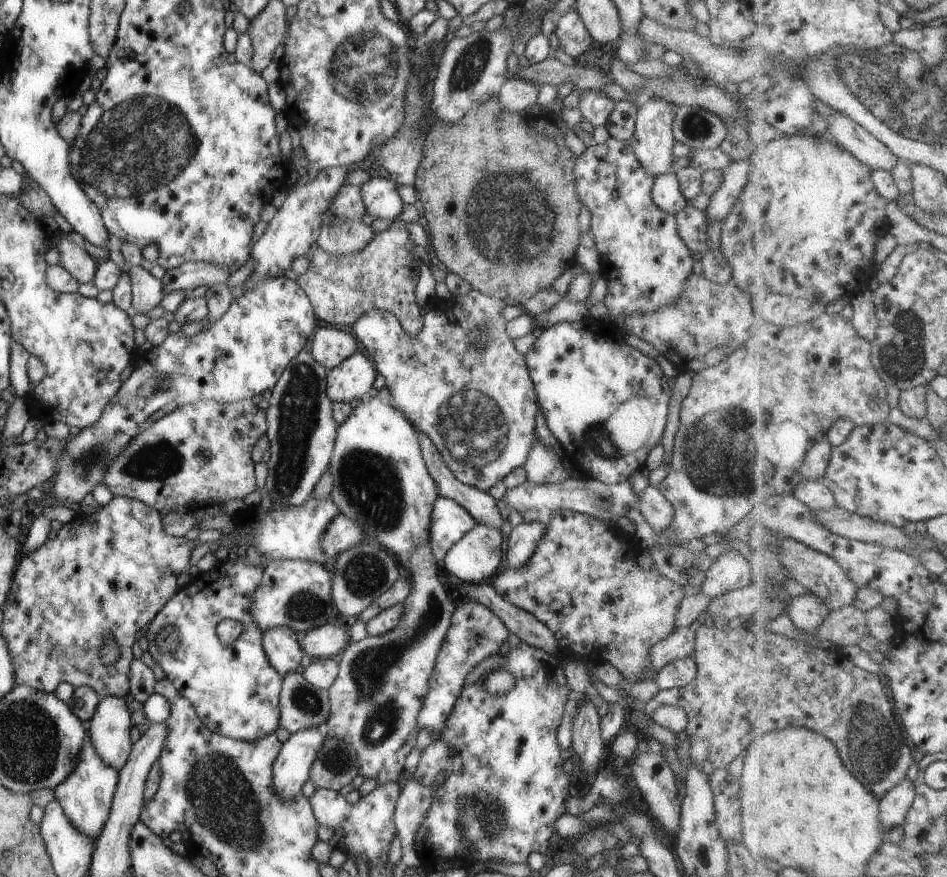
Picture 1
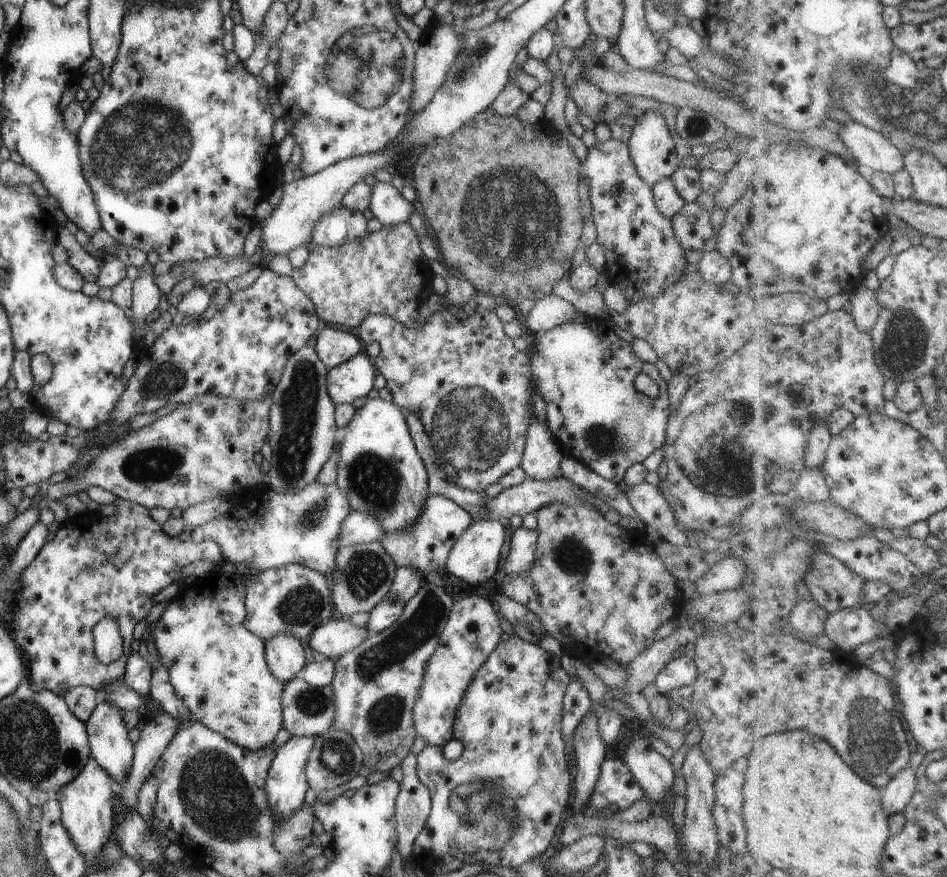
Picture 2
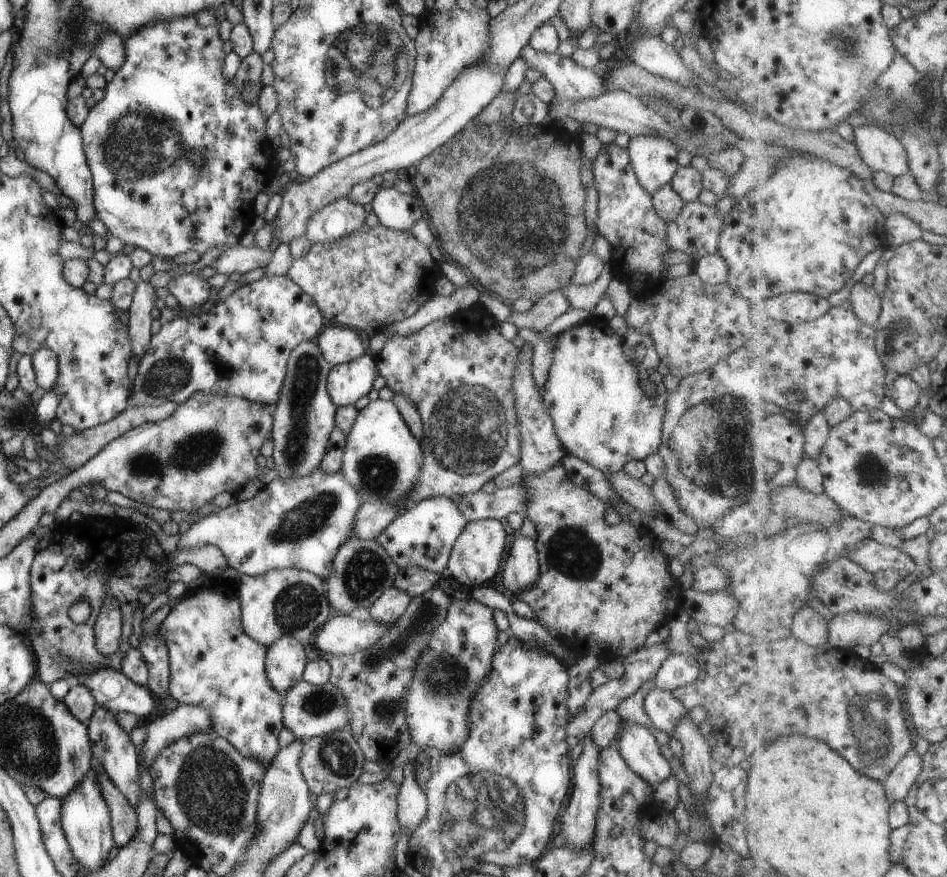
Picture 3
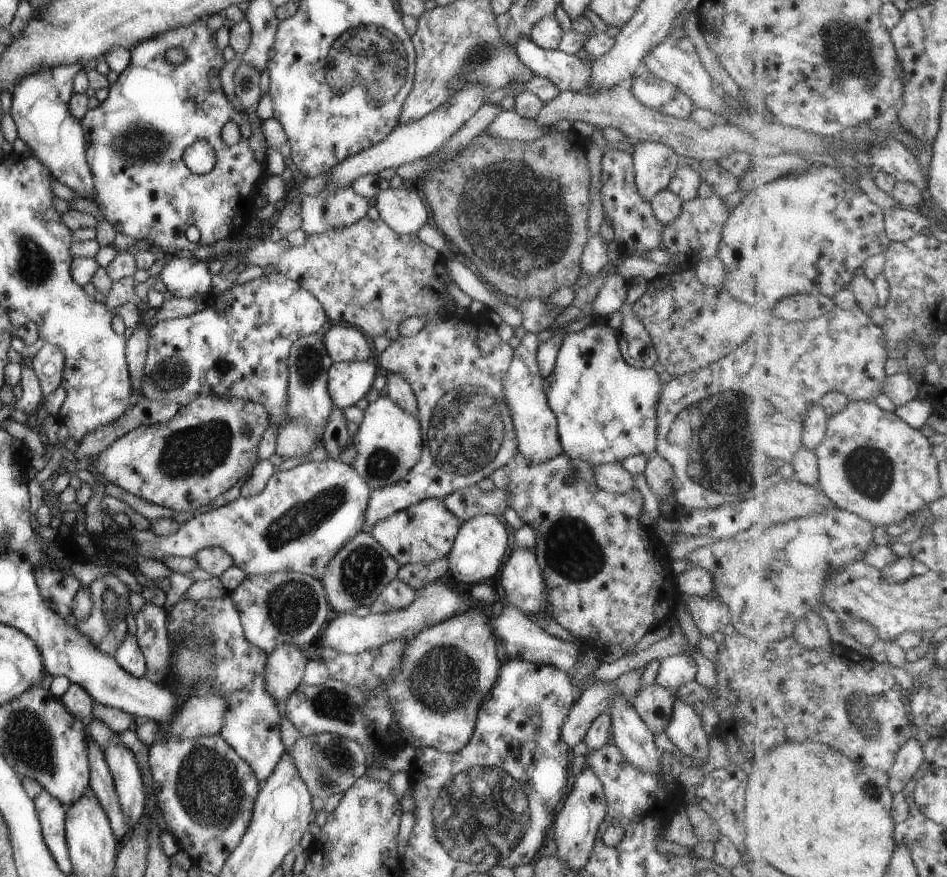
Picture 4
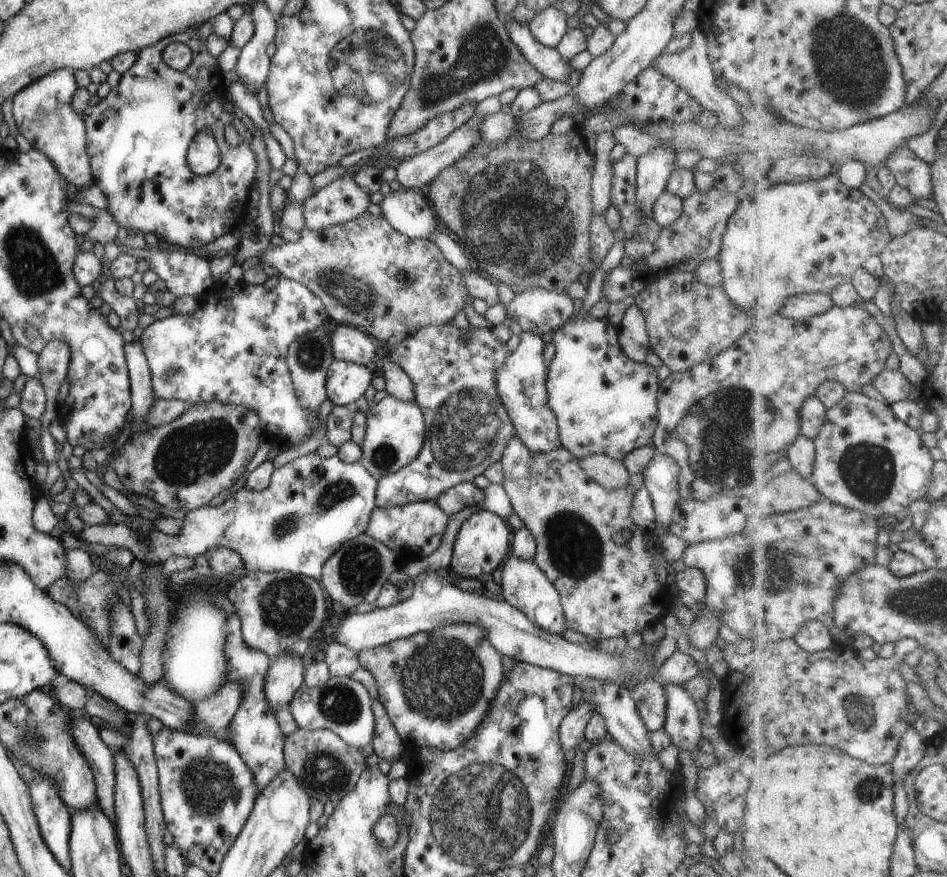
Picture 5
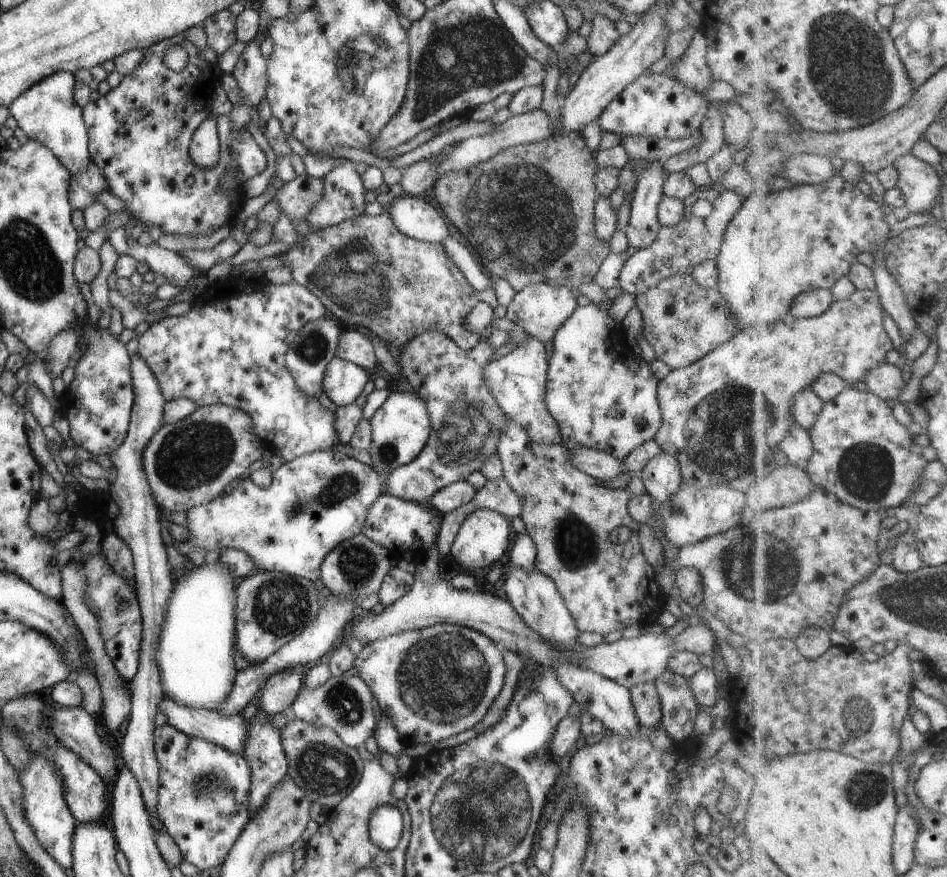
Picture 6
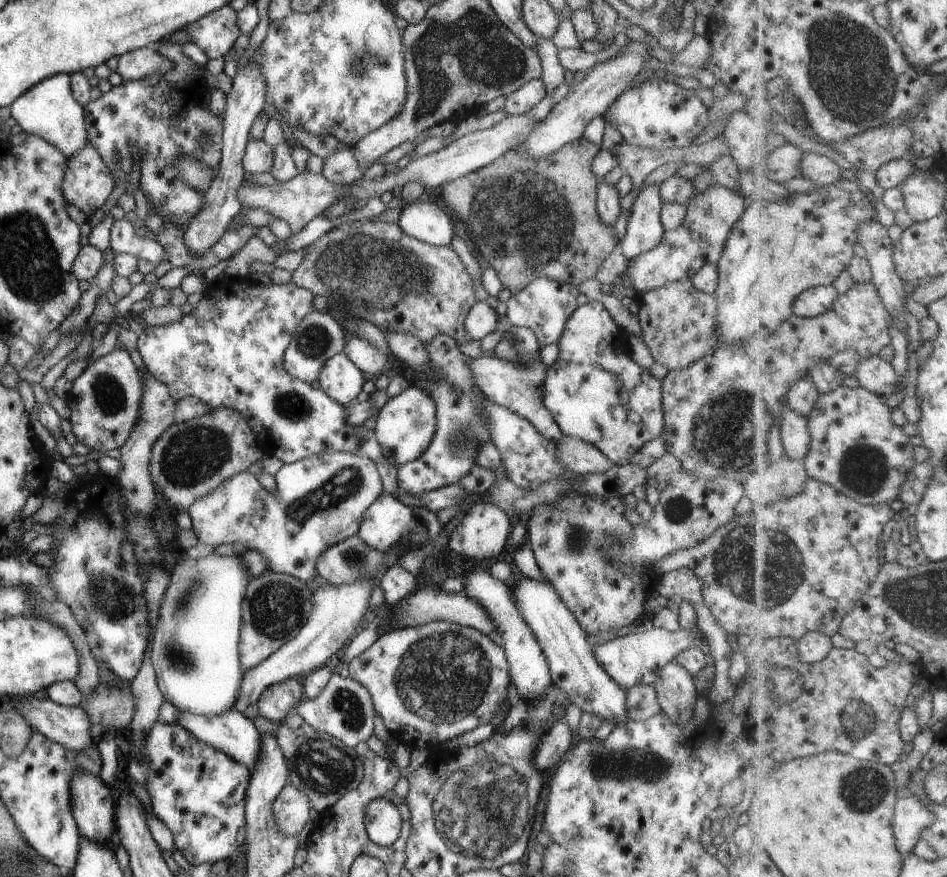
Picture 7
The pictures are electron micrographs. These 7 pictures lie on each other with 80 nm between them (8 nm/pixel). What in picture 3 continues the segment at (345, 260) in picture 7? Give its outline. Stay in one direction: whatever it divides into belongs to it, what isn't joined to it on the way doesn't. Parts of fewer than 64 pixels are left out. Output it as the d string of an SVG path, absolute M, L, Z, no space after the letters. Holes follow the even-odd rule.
M365 223L337 240L311 243L305 256L292 258L286 275L313 298L321 316L333 324L340 323L349 329L363 330L367 334L411 316L434 294L434 283L441 276L440 261L431 259L427 247L410 230L388 229L381 225L369 228ZM233 245L226 249L211 262L210 267L214 272L229 276L231 272L245 274L254 268L265 267L269 262L274 246L269 246L267 250L260 250L253 245L253 248L245 248Z

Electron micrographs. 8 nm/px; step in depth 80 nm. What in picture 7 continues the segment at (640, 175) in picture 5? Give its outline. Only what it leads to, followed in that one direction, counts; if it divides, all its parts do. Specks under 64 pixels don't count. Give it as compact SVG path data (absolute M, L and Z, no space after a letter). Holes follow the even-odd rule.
M653 184L643 188L633 199L625 234L617 244L628 260L653 248L661 240L664 231L660 221L662 203L658 186Z

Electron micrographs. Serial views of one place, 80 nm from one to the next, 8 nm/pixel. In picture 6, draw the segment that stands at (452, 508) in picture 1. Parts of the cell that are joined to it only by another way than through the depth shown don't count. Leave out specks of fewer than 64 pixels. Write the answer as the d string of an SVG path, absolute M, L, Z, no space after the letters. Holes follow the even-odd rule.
M381 493L368 508L366 519L360 532L361 535L365 535L374 543L379 543L388 550L391 559L391 567L394 568L398 561L404 557L404 552L421 557L425 554L426 550L430 549L432 544L436 542L441 522L441 514L439 516L436 512L437 511L431 507L423 507L421 503L399 500L398 498Z

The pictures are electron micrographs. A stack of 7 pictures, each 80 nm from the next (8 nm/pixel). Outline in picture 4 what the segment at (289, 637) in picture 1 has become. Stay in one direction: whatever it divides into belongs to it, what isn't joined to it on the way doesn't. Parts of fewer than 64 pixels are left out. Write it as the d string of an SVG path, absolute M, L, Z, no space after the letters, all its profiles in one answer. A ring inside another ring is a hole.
M296 643L277 645L268 653L264 666L264 683L273 700L286 700L289 693L302 682L308 657Z

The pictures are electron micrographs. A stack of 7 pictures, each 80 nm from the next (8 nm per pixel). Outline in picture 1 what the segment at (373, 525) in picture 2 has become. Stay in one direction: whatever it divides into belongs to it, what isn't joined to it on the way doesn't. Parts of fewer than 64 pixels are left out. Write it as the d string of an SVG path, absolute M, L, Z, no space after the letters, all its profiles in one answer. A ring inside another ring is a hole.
M337 515L328 522L321 537L321 548L326 558L337 556L338 552L359 542L365 542L365 534L358 524L349 517Z

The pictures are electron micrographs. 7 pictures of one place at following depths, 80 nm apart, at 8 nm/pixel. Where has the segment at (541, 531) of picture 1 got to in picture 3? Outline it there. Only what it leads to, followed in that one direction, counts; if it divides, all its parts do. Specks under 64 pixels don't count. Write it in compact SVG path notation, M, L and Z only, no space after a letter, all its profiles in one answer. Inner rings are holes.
M514 534L509 556L502 565L501 582L512 595L519 598L522 592L532 587L539 574L538 554L534 539Z

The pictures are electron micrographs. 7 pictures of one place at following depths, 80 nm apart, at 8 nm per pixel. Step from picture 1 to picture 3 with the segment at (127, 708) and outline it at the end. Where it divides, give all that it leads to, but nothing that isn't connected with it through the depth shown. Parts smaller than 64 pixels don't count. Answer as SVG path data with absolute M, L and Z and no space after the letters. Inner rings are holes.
M96 706L86 723L88 739L92 754L92 761L102 766L117 790L128 800L129 806L136 805L139 796L139 774L138 756L135 754L135 747L130 741L130 736L117 723L114 714Z

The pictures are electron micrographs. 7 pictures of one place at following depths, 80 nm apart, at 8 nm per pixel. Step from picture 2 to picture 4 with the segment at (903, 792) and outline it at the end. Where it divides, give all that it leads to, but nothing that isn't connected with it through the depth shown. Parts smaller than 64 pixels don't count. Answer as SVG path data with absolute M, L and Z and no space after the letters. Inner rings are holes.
M911 738L900 748L896 763L889 770L889 788L894 795L903 793L914 776L924 769L926 762L925 748L917 740Z

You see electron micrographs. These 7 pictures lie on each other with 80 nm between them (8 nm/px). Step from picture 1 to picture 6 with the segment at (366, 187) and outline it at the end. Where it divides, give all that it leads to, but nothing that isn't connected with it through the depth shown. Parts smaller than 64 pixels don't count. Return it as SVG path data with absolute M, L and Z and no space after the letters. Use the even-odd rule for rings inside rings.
M403 194L385 205L391 222L409 238L428 243L441 243L448 235L440 210L433 208L422 196Z

